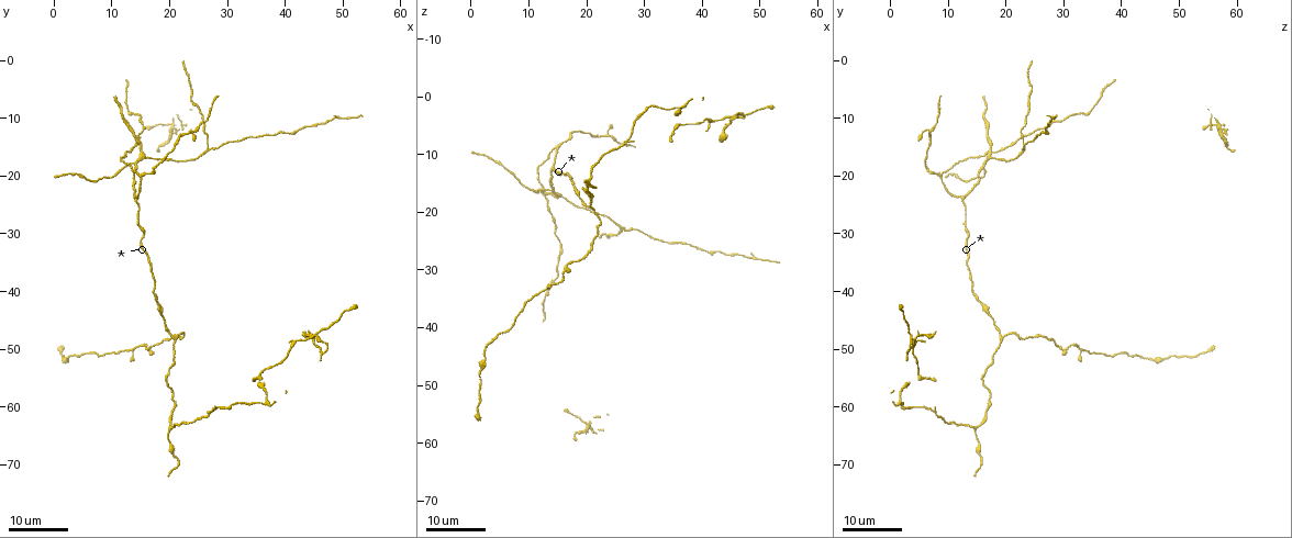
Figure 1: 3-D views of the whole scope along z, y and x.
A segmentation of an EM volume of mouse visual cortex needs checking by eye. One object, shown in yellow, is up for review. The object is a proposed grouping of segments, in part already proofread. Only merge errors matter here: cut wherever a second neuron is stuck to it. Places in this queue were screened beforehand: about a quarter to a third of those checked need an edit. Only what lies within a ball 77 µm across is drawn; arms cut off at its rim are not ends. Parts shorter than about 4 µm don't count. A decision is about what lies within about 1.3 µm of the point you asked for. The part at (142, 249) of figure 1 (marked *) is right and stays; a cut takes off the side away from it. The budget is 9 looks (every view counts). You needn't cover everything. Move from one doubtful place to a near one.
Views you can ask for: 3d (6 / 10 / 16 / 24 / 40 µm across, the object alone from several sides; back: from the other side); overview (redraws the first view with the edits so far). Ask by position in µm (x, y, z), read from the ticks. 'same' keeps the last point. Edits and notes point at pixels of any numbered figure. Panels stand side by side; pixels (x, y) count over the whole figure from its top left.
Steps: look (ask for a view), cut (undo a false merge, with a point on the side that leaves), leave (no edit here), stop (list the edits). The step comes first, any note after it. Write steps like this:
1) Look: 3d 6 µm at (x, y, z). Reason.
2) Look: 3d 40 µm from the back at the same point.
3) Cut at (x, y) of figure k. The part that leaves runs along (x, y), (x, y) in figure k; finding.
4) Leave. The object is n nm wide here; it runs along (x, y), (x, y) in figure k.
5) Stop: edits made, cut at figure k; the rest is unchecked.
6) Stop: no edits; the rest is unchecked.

Look: 3d 24 µm at (13.5, 17.5, 16.0). Three arms meet.

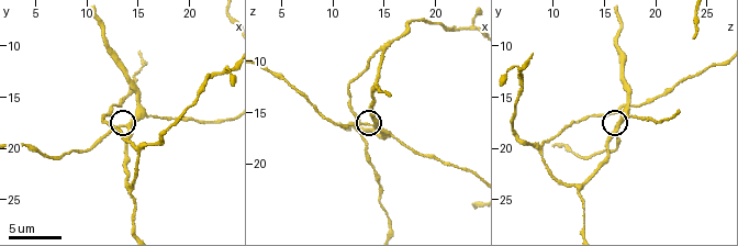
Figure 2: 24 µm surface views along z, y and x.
Look: 3d 10 µm at (13.8, 17.8, 16.2). Closer look.

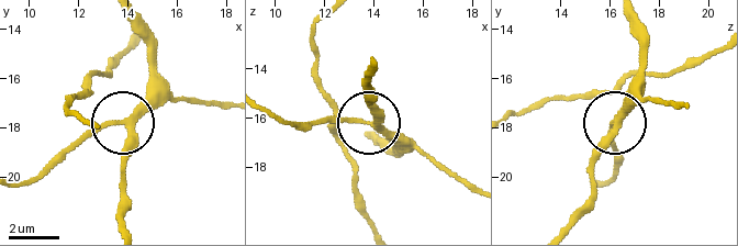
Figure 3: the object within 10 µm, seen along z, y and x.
Leave. The object is 240 nm wide here; it runs along (565, 226), (590, 194), (596, 144), (613, 125), (613, 148) in figure 3; all the same neuron.

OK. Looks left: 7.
Look: 3d 16 µm at (14.0, 23.8, 12.2). Three-way junction.

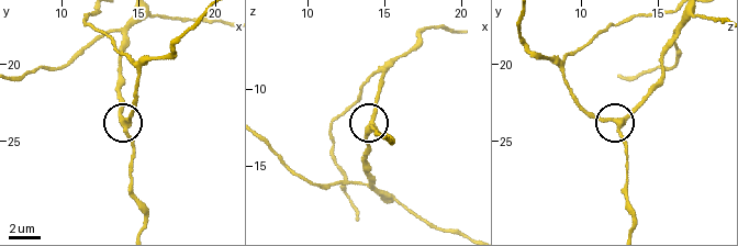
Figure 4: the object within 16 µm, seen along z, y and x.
Leave. The object is 310 nm wide here; it runs along (142, 225), (122, 97) in figure 4; one neuron here.

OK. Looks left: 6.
Look: 3d 16 µm at (26.5, 60.5, 7.5). Two arms in line, one across.

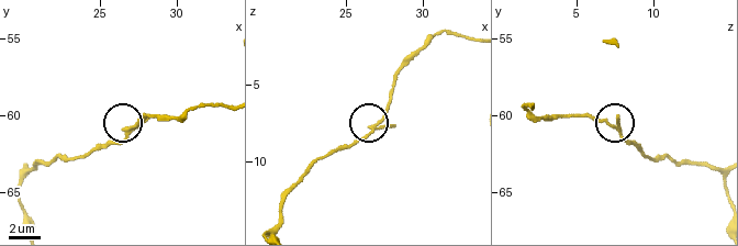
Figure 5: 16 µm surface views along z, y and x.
Look: 3d 6 µm at (27.0, 60.6, 7.8). Closer look.

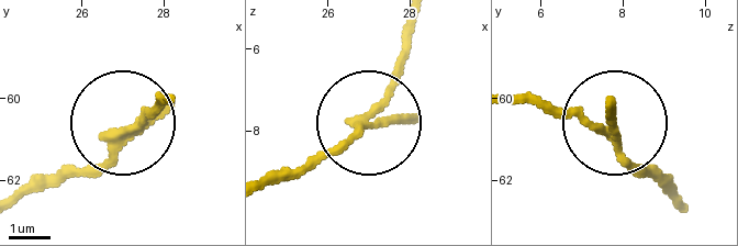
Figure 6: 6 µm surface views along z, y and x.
Cut at (142, 107) of figure 6. The part that leaves runs along (115, 143), (165, 104) in figure 6; a second neuron is stuck on.

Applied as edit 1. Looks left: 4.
Look: overview. See it whole again.

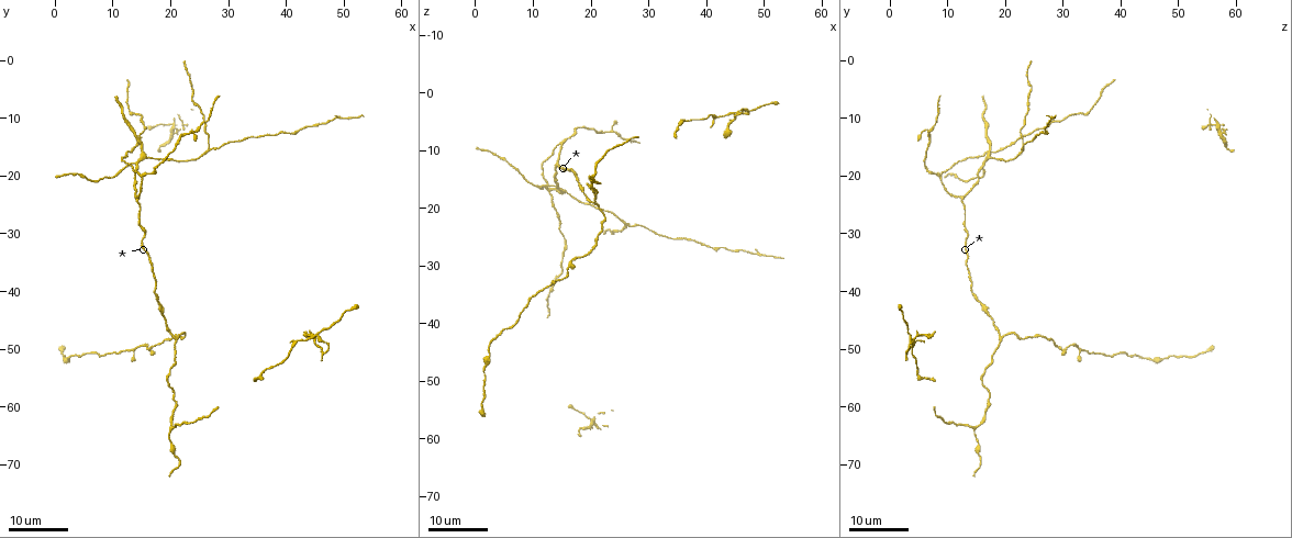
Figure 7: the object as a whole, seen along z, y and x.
Look: 3d 16 µm at (20.0, 63.5, 15.0). Small branch off a trunk.

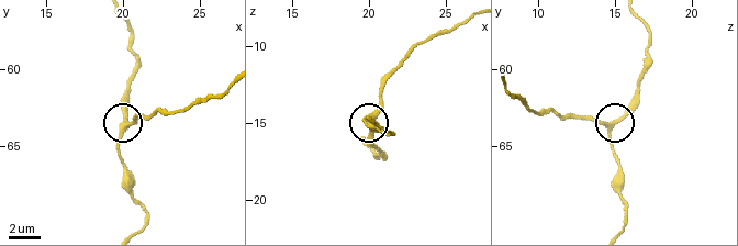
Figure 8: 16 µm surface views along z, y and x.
Look: 3d 10 µm at (20.0, 64.0, 14.6).

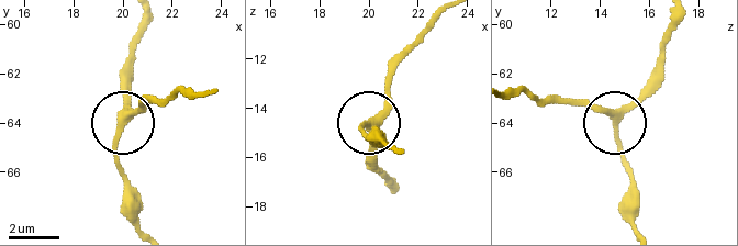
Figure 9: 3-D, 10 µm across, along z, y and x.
Leave. The object is 270 nm wide here; it runs along (671, 22), (657, 78), (614, 129), (634, 202) in figure 9; one neuron here.

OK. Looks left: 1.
Stop: edits made, cut at figure 6; the rest is unchecked.

